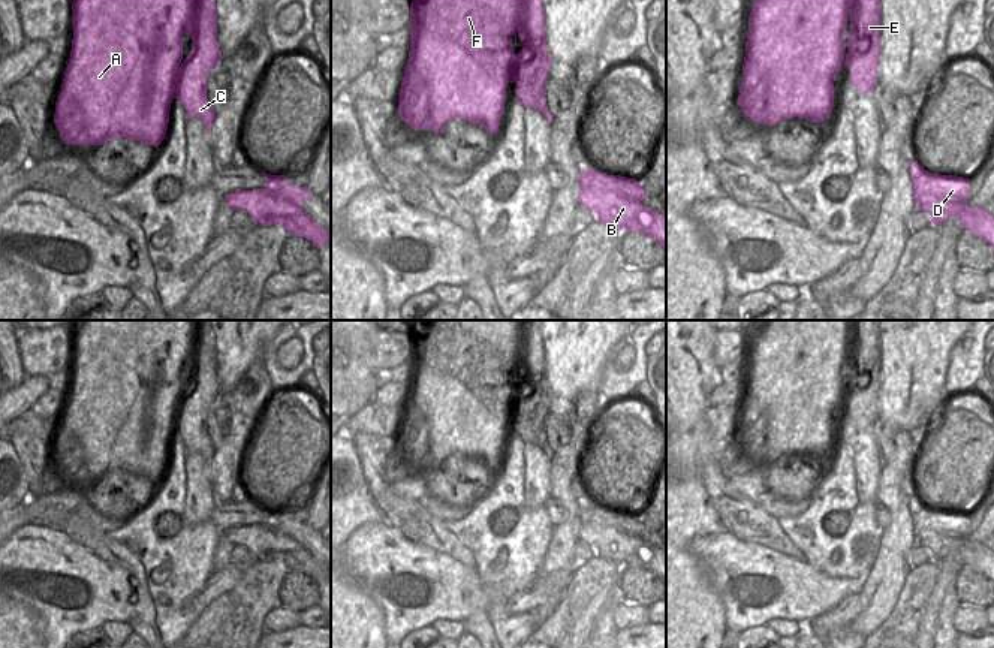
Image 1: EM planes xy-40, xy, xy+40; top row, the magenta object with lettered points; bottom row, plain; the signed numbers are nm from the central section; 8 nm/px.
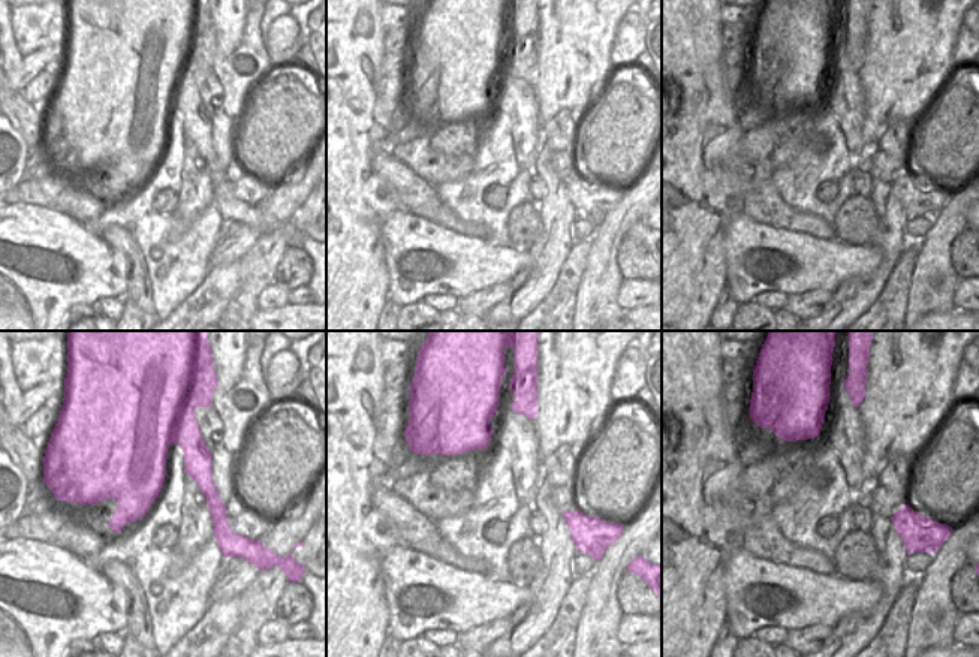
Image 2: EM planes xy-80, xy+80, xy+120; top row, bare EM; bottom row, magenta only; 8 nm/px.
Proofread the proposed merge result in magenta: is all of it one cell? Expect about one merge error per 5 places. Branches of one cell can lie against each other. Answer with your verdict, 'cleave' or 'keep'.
cleave

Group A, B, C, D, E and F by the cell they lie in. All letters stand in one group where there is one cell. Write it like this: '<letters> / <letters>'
A B C E F / D

